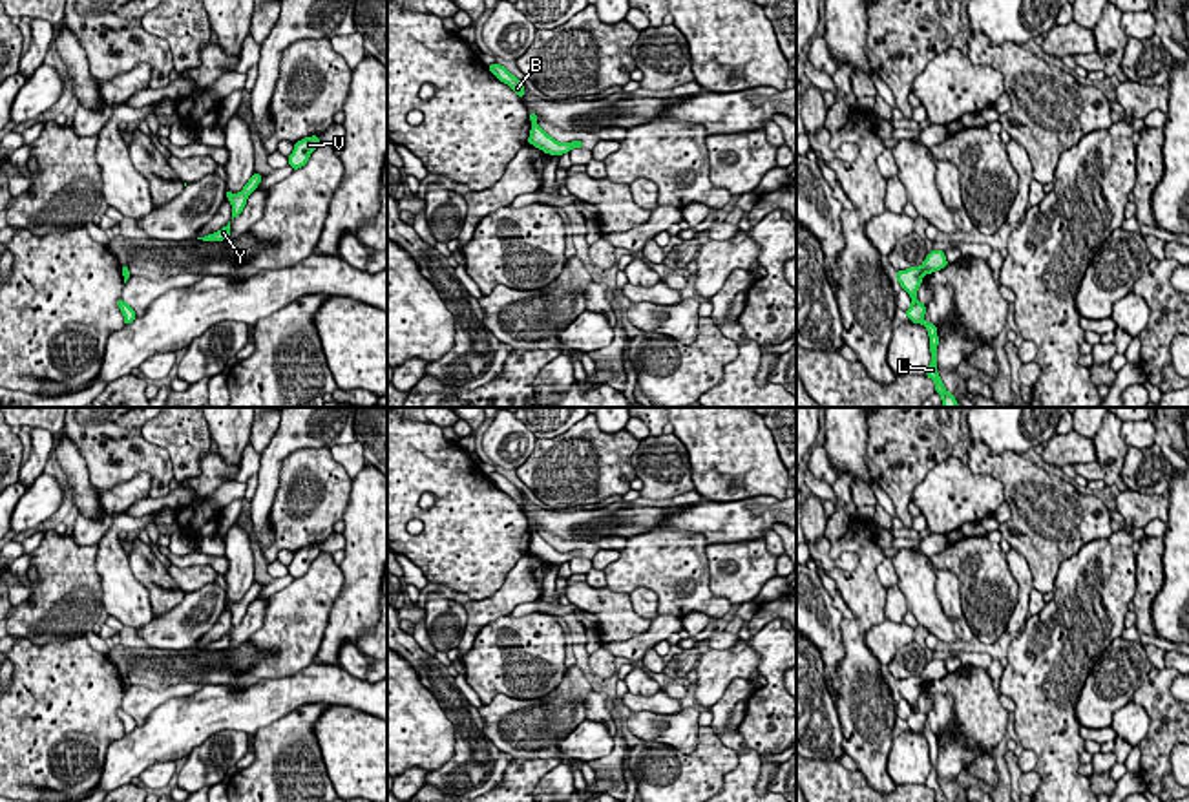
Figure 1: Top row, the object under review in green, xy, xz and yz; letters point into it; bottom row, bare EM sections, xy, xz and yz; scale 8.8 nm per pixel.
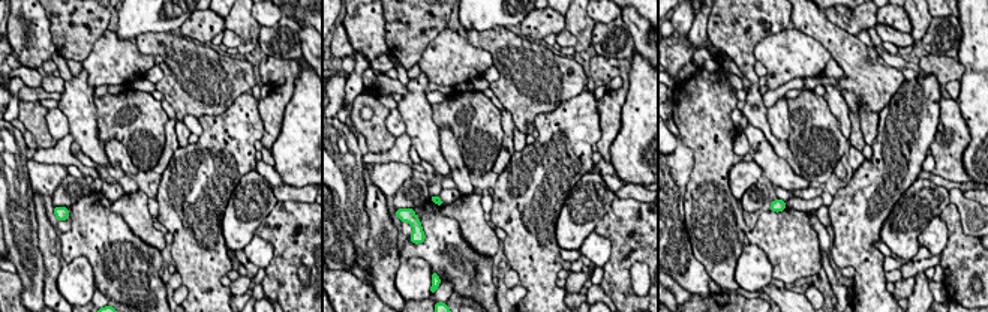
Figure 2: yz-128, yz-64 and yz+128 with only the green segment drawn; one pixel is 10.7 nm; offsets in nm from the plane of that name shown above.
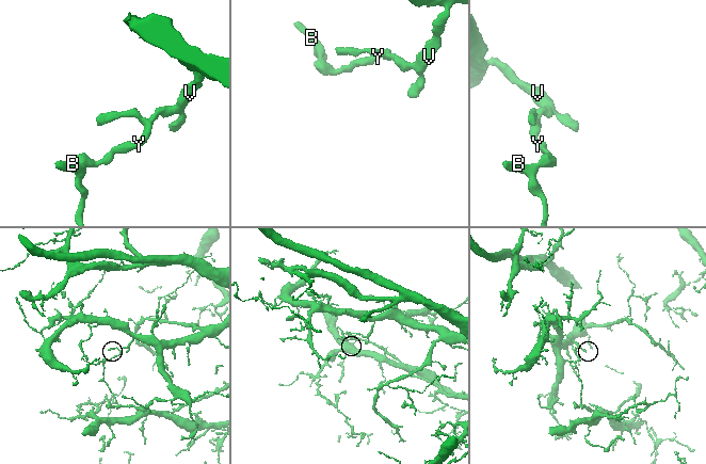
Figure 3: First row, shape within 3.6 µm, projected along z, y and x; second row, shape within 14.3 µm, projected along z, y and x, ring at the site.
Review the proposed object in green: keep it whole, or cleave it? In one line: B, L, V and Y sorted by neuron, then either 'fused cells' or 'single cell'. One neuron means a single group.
groups B L / V Y; fused cells

